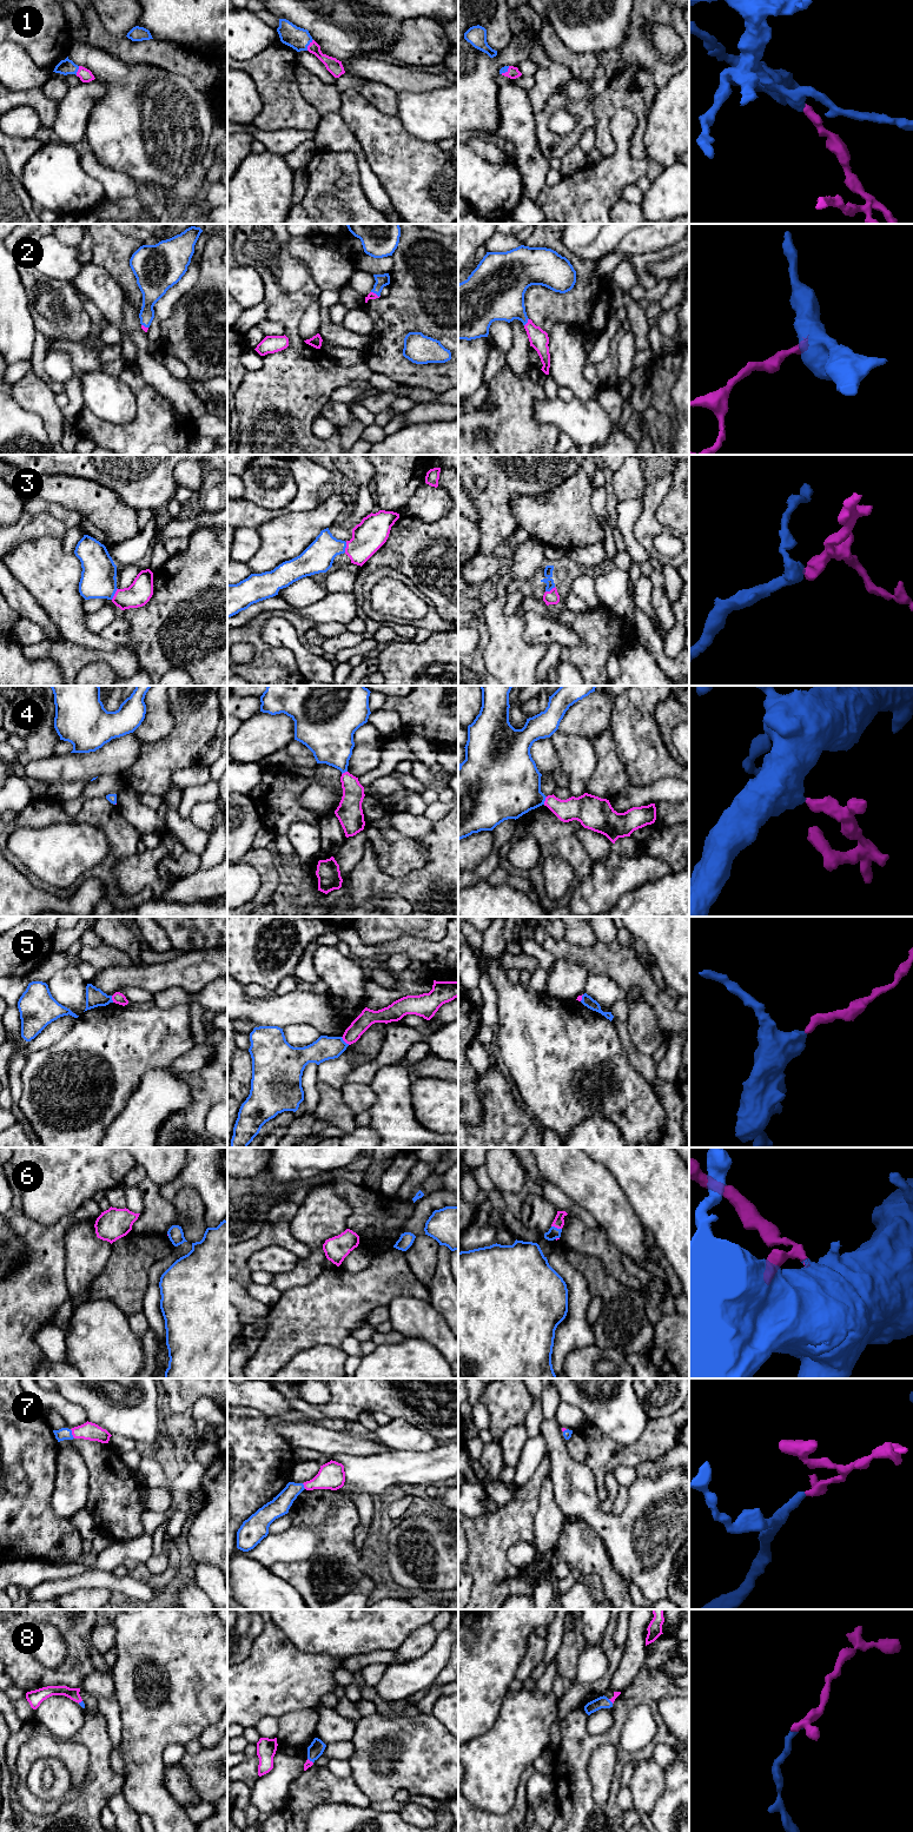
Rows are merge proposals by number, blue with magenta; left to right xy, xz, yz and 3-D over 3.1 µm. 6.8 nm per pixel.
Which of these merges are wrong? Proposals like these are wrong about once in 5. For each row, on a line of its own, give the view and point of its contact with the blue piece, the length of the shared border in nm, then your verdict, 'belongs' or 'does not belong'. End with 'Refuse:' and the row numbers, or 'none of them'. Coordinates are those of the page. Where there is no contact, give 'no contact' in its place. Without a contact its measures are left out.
1: xz (309, 44) | 90 nm | belongs
2: yz (527, 322) | 60 nm | belongs
3: xy (114, 593) | 90 nm | belongs
4: yz (544, 800) | 60 nm | belongs
5: xz (344, 1042) | 80 nm | does not belong
6: yz (556, 1228) | 80 nm | belongs
7: xy (71, 1434) | 70 nm | belongs
8: xz (310, 1760) | 50 nm | belongs
Refuse: 5

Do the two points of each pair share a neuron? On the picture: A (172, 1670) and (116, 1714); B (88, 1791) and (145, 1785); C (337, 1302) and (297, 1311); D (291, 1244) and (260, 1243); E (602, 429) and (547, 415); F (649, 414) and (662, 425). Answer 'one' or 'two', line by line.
A: two
B: two
C: one
D: one
E: one
F: one

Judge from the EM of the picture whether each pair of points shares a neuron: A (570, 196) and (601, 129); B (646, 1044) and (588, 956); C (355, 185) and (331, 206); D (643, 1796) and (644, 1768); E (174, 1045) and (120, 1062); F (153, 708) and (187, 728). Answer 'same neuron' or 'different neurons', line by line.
A: different neurons
B: different neurons
C: different neurons
D: same neuron
E: same neuron
F: different neurons

